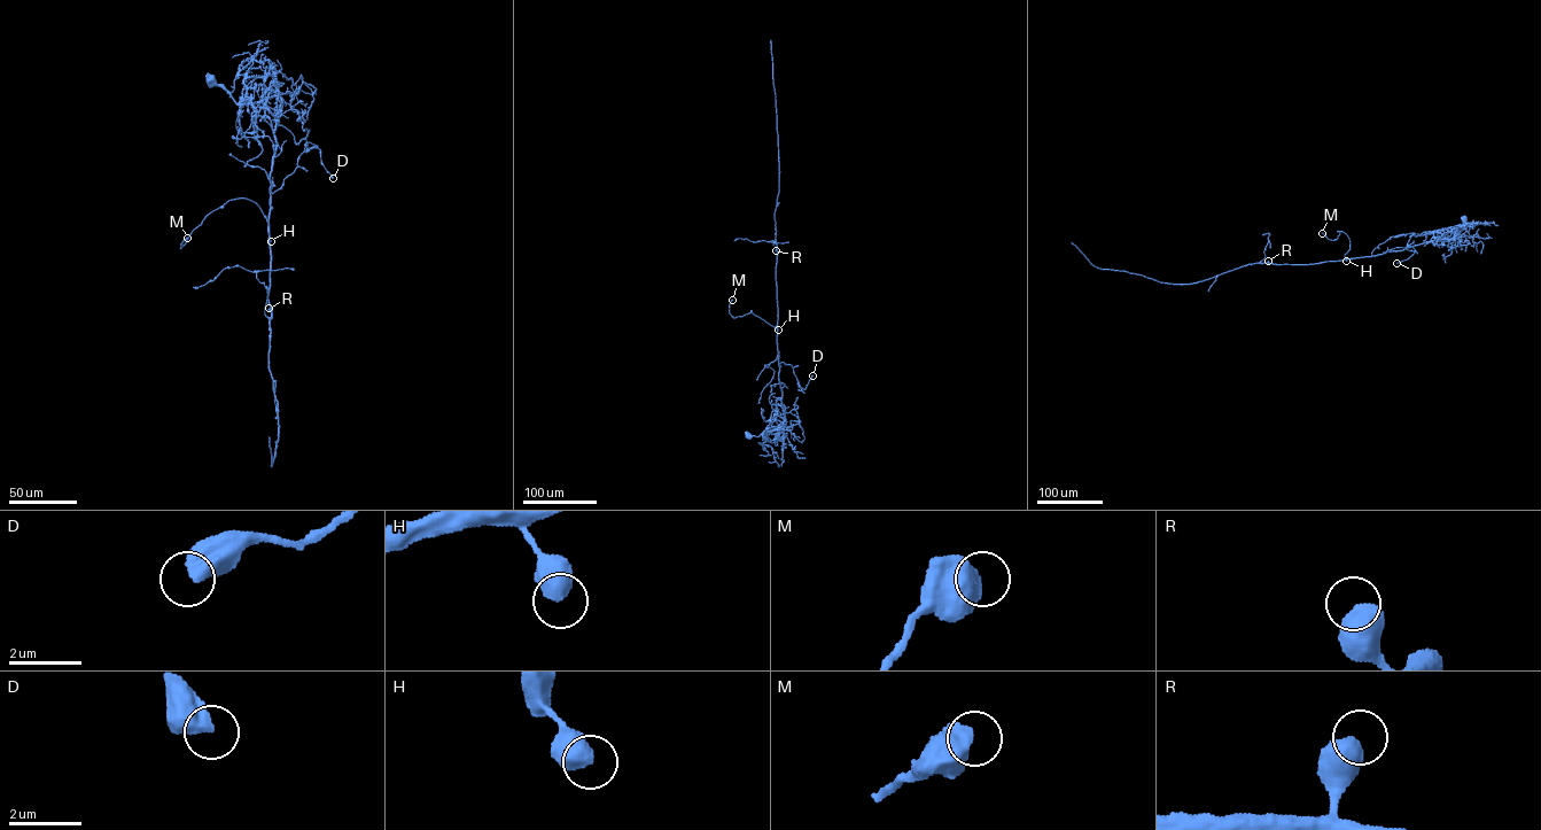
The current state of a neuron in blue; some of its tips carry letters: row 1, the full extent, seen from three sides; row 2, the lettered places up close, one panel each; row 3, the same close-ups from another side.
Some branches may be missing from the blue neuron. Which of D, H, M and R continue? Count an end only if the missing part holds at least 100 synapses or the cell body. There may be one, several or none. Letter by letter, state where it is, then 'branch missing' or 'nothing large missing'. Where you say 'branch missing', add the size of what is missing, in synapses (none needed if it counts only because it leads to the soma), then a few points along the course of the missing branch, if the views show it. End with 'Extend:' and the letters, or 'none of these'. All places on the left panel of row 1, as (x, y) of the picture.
D: at (333, 178); nothing large missing
H: at (271, 241); nothing large missing
M: at (187, 238); nothing large missing
R: at (269, 308); nothing large missing
Extend: none of these

